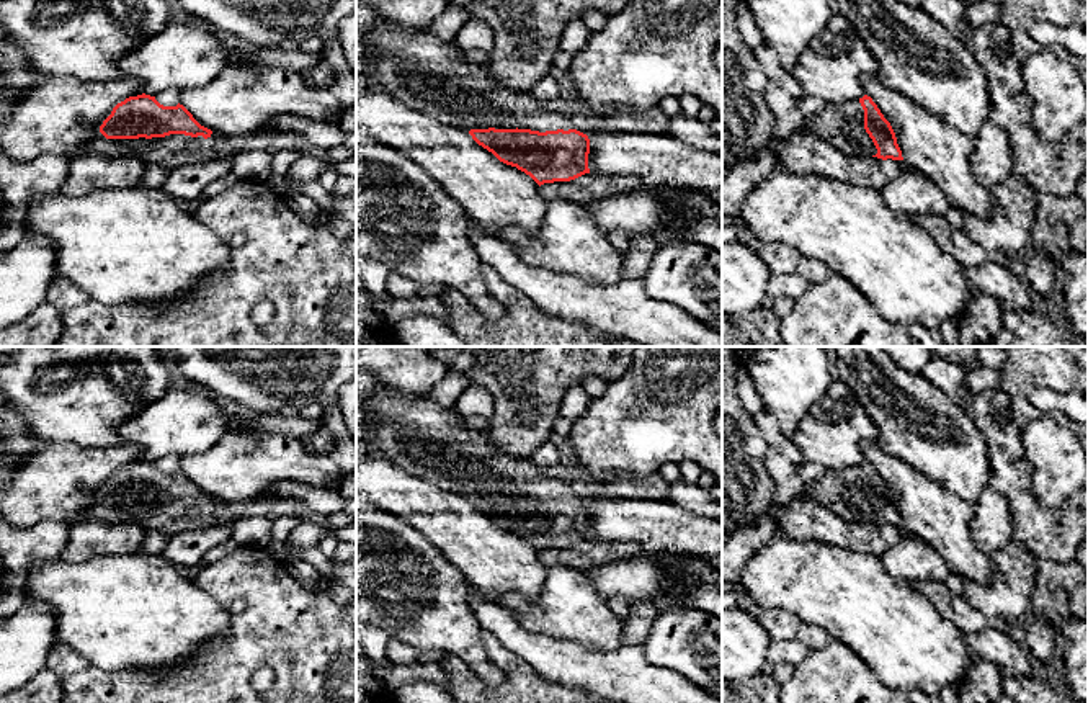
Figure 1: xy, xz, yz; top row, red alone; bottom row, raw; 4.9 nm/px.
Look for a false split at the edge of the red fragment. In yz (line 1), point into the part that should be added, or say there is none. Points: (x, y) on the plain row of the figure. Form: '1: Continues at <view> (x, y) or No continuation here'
1: Continues at yz (842, 492)

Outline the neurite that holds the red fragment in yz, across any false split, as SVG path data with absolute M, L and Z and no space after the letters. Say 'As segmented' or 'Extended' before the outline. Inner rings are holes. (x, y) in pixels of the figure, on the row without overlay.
Extended. M867 461L840 471L827 469L818 481L804 487L804 494L848 522L872 522L882 526L903 526L890 489Z

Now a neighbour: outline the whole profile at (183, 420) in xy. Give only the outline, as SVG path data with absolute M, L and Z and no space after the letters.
M173 384L163 396L118 427L124 443L140 450L145 461L167 454L211 450L230 427L229 417L206 392Z

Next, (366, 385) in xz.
M356 368L356 456L364 453L384 454L372 440L371 425L376 422L376 414L368 405L379 387L379 381L369 369Z

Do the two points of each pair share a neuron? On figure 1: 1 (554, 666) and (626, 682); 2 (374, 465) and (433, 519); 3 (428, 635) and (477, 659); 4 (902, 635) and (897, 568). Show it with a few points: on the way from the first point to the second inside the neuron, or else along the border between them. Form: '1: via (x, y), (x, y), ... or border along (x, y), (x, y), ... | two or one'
1: via (572, 666), (608, 674) | one
2: via (391, 481), (407, 497), (425, 505) | one
3: via (440, 635), (453, 635), (466, 648) | one
4: border along (879, 558), (892, 577), (904, 579), (912, 586) | two

